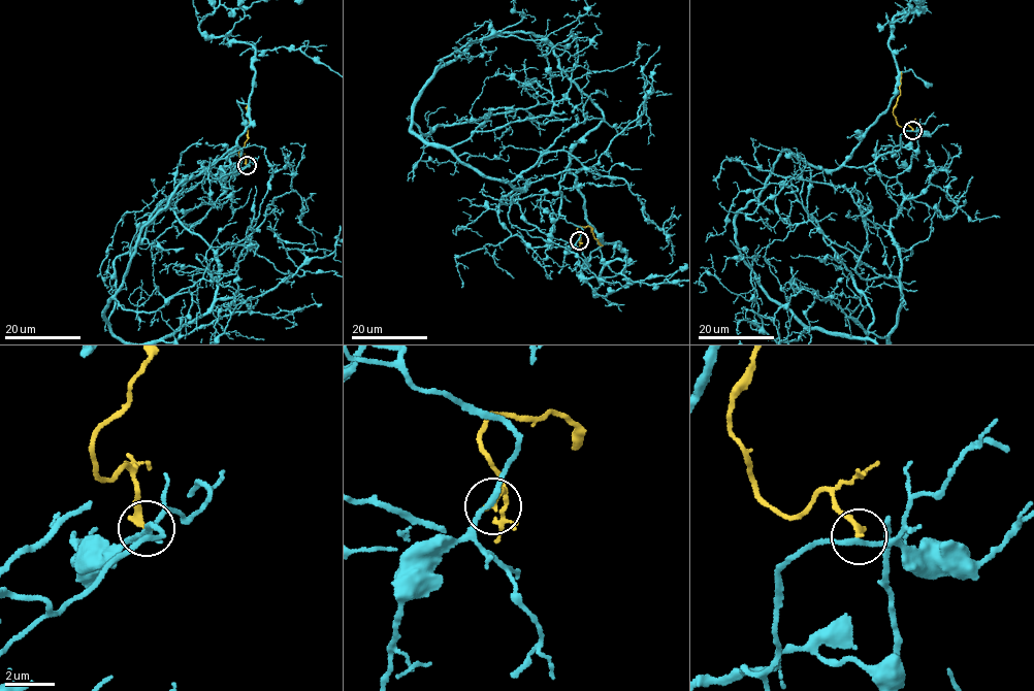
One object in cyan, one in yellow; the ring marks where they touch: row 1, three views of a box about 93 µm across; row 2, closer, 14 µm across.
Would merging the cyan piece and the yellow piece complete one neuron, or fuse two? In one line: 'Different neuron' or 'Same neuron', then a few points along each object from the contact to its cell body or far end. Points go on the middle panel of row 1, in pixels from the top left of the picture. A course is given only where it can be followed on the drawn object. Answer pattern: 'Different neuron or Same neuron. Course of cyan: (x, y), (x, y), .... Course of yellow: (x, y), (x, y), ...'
Different neuron. Course of cyan: (579, 239), (559, 183), (603, 111), (553, 47), (503, 32), (438, 65), (498, 34), (576, 55), (594, 23). Course of yellow: (579, 239), (578, 227), (588, 226), (603, 245)

